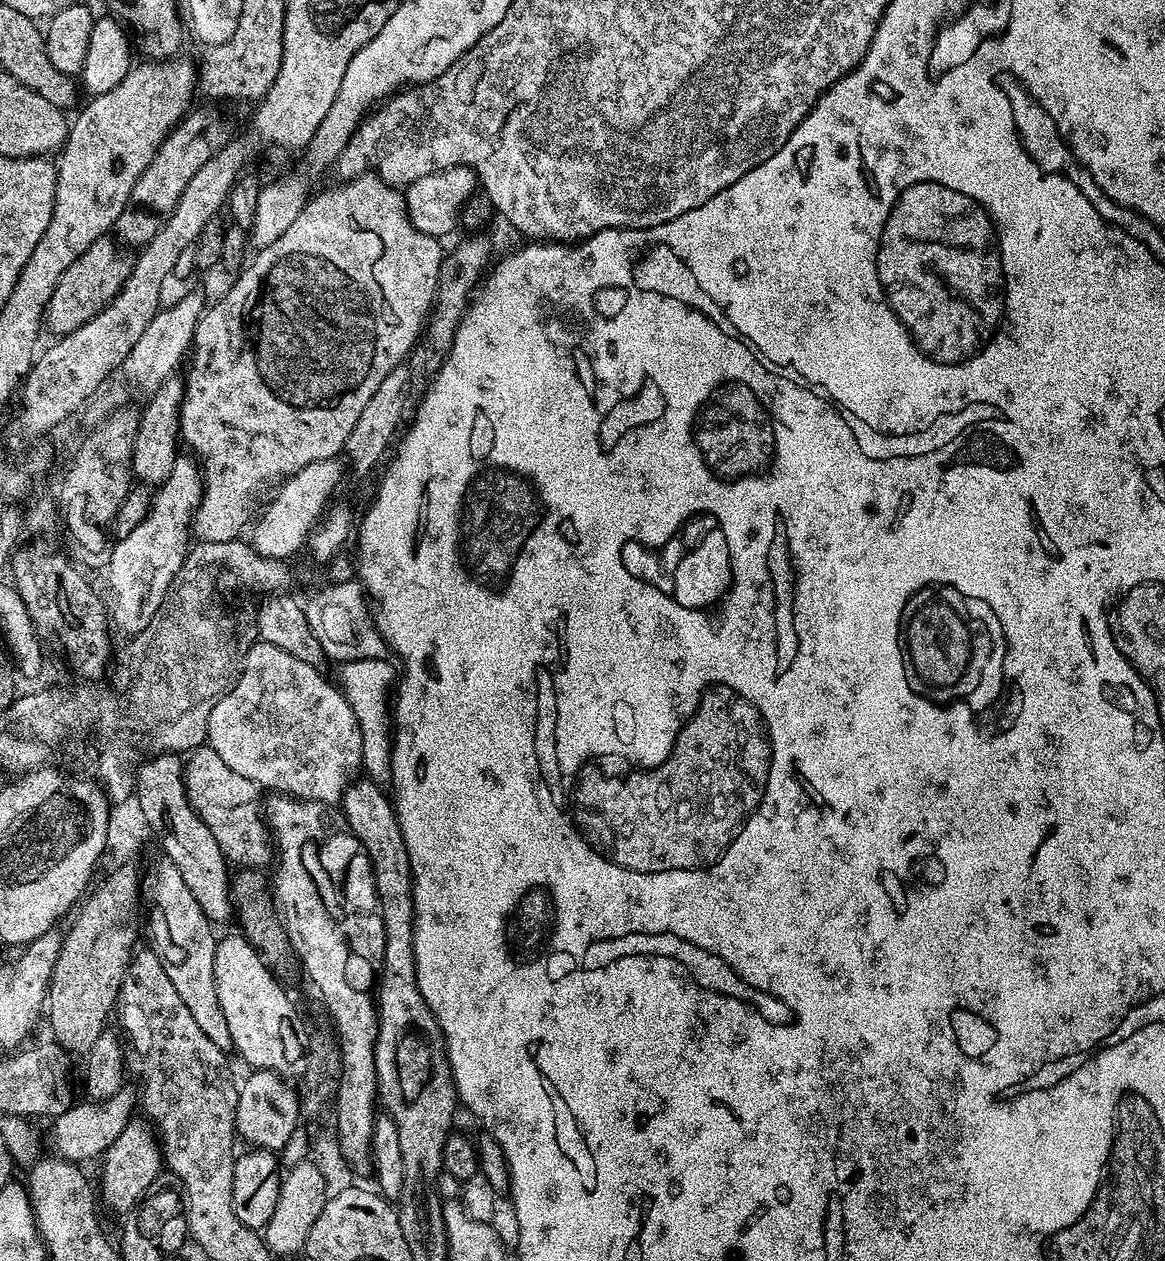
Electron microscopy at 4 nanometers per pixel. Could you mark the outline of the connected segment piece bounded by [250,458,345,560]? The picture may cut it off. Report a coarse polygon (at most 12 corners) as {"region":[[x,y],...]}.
{"region":[[310,462],[275,489],[250,537],[284,560],[305,547],[344,476]]}

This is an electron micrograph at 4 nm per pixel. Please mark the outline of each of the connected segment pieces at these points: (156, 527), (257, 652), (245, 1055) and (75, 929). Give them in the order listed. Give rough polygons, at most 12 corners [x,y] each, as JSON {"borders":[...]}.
{"borders":[[[179,455],[111,547],[111,627],[149,625],[192,540],[203,477]],[[252,644],[206,719],[228,767],[338,804],[363,758],[342,690]],[[243,934],[214,954],[218,1006],[251,1069],[306,1070],[306,1032]],[[139,877],[79,905],[48,979],[51,1039],[87,1054],[137,947]]]}

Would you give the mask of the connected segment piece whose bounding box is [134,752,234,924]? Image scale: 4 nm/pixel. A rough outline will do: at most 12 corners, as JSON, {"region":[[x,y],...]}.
{"region":[[174,752],[135,769],[134,794],[203,913],[233,915],[222,849],[188,804]]}

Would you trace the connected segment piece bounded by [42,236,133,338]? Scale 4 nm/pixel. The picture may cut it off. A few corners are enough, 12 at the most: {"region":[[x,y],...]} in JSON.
{"region":[[111,237],[66,266],[42,319],[53,337],[90,322],[133,261]]}

